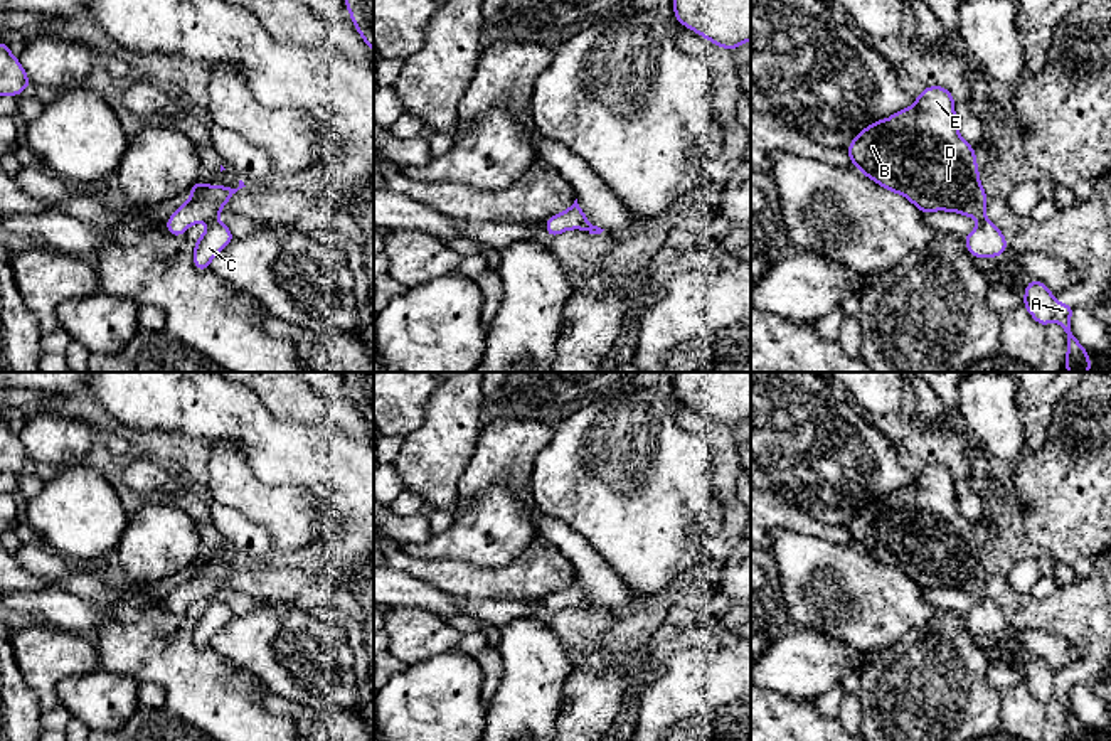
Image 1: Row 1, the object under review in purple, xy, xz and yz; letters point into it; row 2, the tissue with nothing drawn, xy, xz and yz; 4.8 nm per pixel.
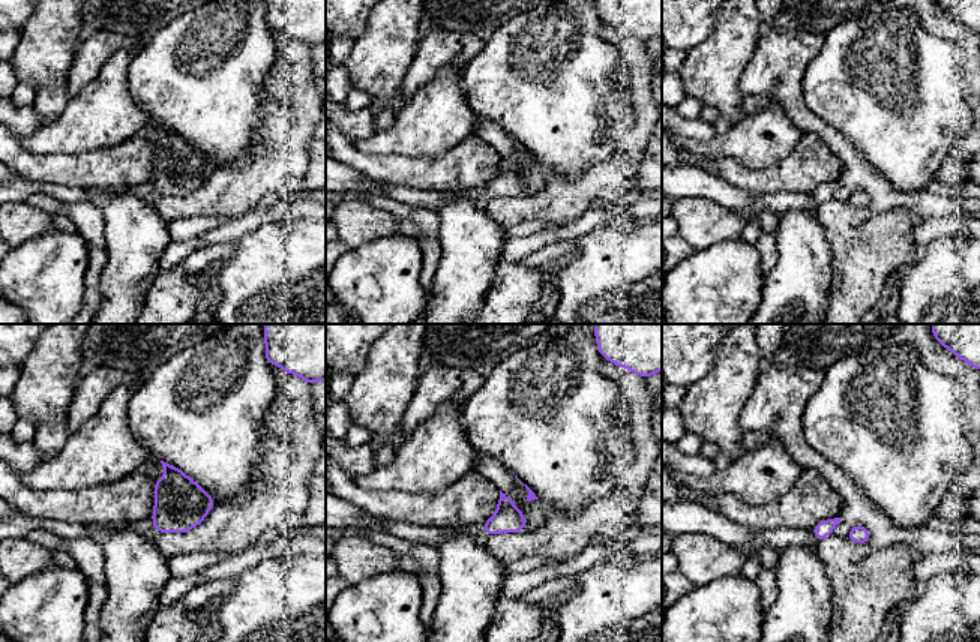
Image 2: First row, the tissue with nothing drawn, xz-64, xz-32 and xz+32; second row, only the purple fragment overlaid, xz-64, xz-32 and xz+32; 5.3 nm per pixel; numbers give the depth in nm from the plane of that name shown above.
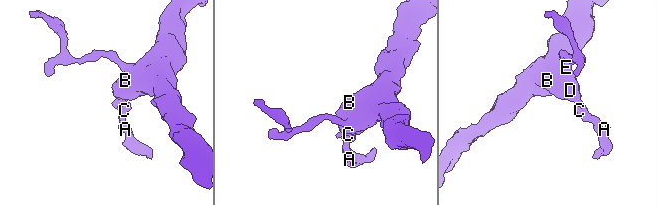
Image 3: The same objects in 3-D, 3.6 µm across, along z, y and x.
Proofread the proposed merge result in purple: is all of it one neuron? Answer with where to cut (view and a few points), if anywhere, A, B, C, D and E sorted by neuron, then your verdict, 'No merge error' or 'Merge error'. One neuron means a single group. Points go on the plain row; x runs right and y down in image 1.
Split along yz (985, 595), (980, 598). Groups: A C / B D E. Merge error

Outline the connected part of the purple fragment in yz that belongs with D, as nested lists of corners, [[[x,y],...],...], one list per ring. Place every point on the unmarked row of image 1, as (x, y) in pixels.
[[[929,463],[916,480],[864,505],[847,525],[855,546],[884,566],[907,574],[921,589],[951,588],[985,596],[986,569],[980,562],[975,527],[958,510],[954,477],[943,463]]]

